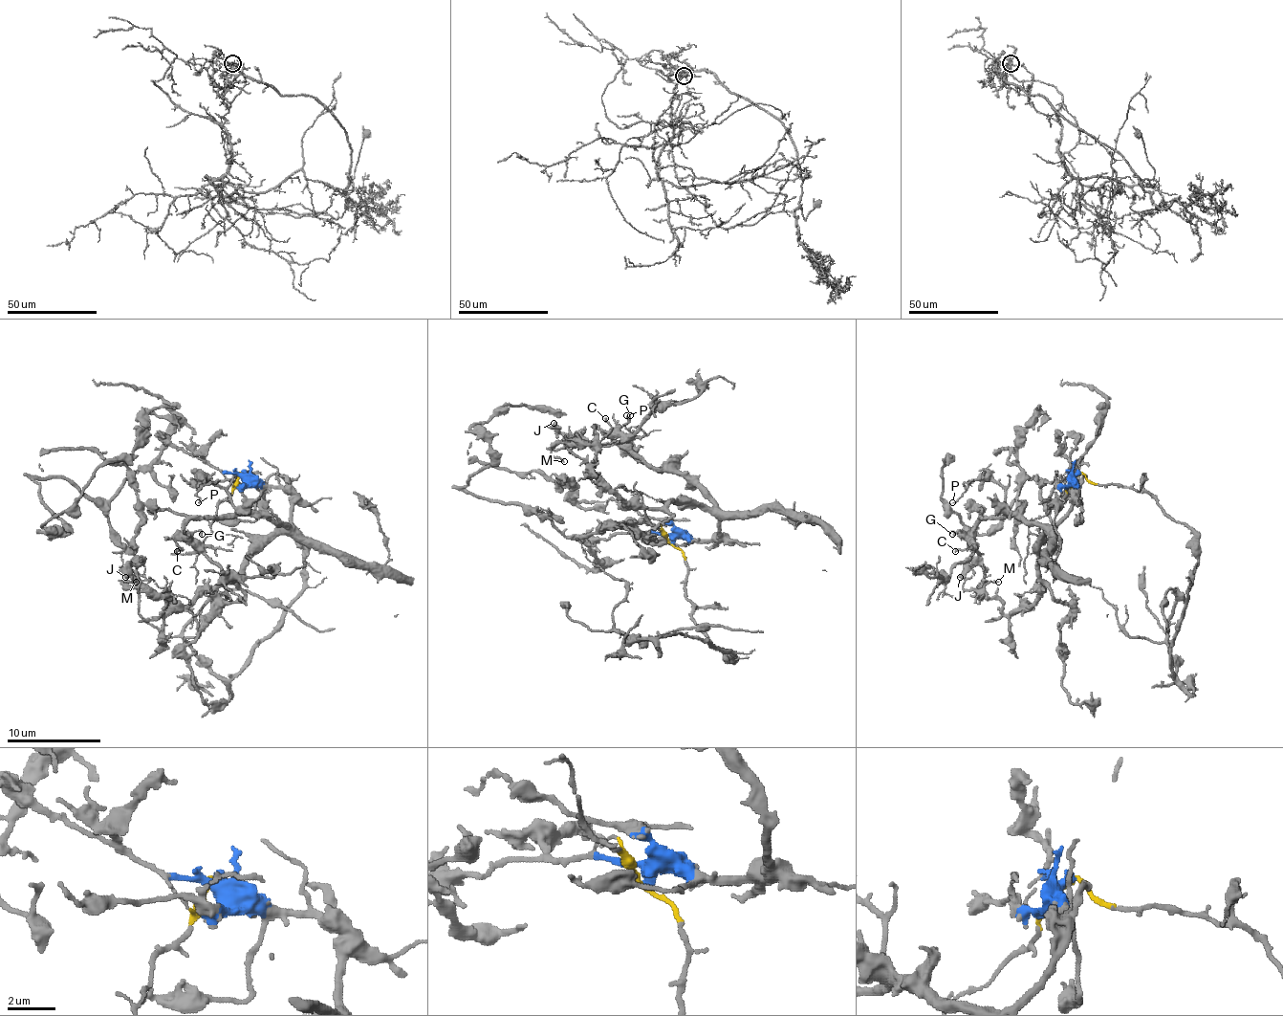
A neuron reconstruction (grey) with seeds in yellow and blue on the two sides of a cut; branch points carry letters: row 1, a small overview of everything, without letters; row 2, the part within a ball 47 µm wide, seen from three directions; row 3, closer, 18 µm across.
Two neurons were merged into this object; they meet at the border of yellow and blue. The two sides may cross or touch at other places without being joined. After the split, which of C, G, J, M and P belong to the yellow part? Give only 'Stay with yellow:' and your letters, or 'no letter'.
Stay with yellow: no letter

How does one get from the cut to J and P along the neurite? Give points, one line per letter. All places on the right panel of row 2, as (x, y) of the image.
J: (1079, 474), (1072, 506), (1039, 549), (1044, 591), (1032, 603), (1006, 615), (983, 593), (980, 565), (959, 577)
P: (1079, 474), (1072, 506), (1055, 523), (1032, 525), (1011, 514), (1004, 488), (992, 480), (975, 480), (952, 501)

